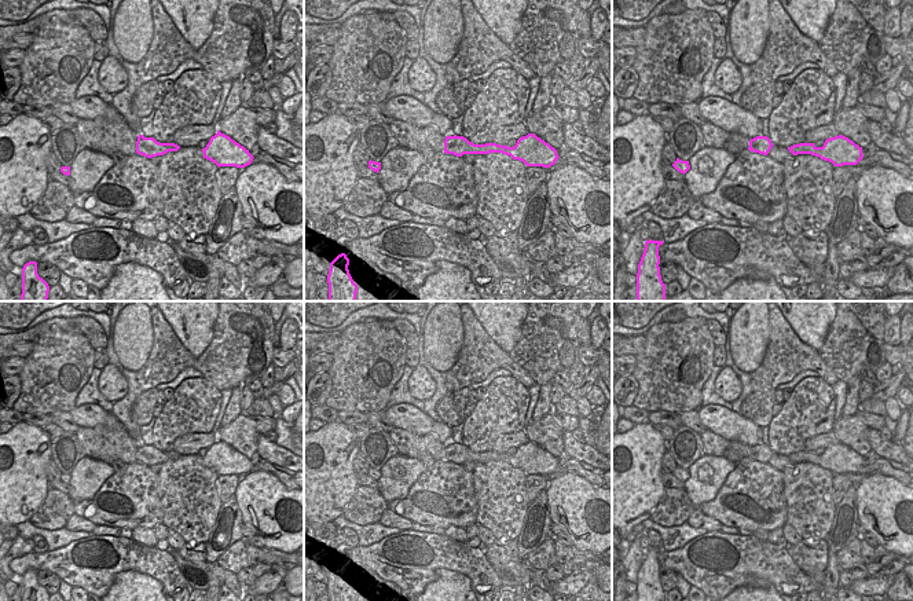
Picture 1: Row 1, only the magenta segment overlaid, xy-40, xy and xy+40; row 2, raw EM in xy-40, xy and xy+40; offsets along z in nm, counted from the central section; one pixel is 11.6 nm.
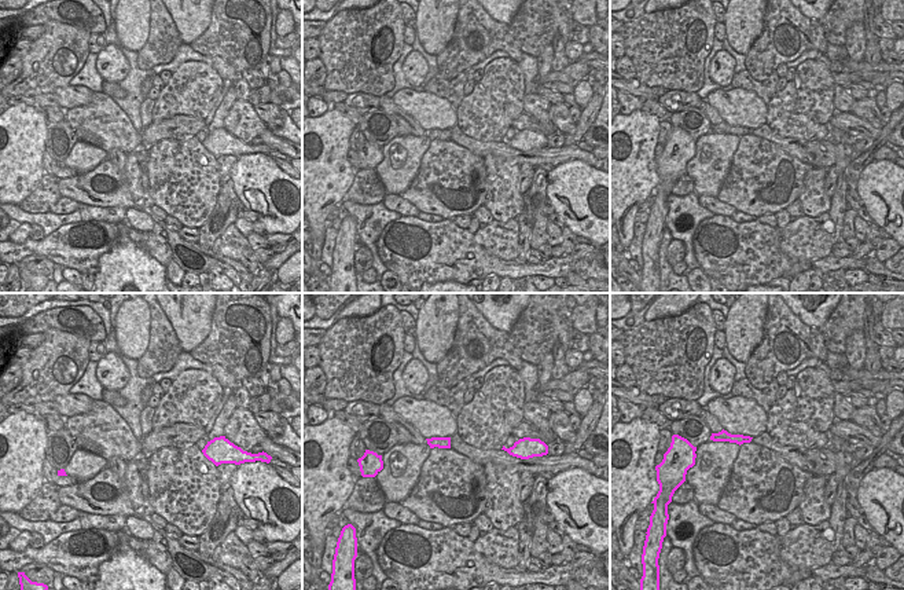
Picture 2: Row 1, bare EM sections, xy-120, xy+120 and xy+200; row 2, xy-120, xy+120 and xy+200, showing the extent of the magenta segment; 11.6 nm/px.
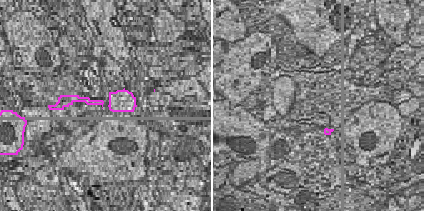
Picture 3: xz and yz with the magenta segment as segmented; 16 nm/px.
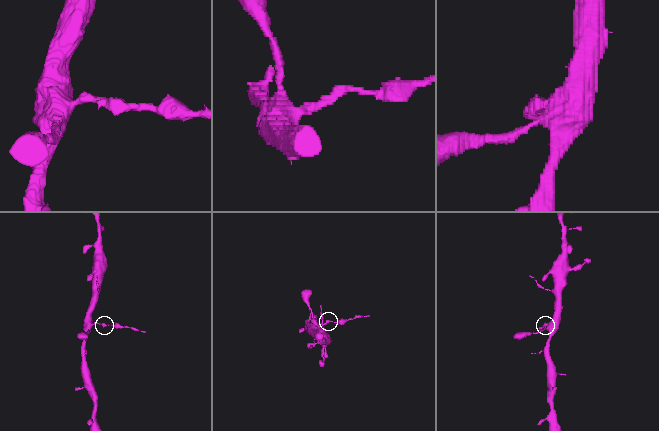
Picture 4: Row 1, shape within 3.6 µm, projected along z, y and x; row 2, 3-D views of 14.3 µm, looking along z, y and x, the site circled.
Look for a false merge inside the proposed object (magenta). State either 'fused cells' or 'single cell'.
fused cells

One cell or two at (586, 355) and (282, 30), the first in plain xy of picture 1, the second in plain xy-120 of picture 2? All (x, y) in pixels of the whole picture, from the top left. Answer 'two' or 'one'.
two

